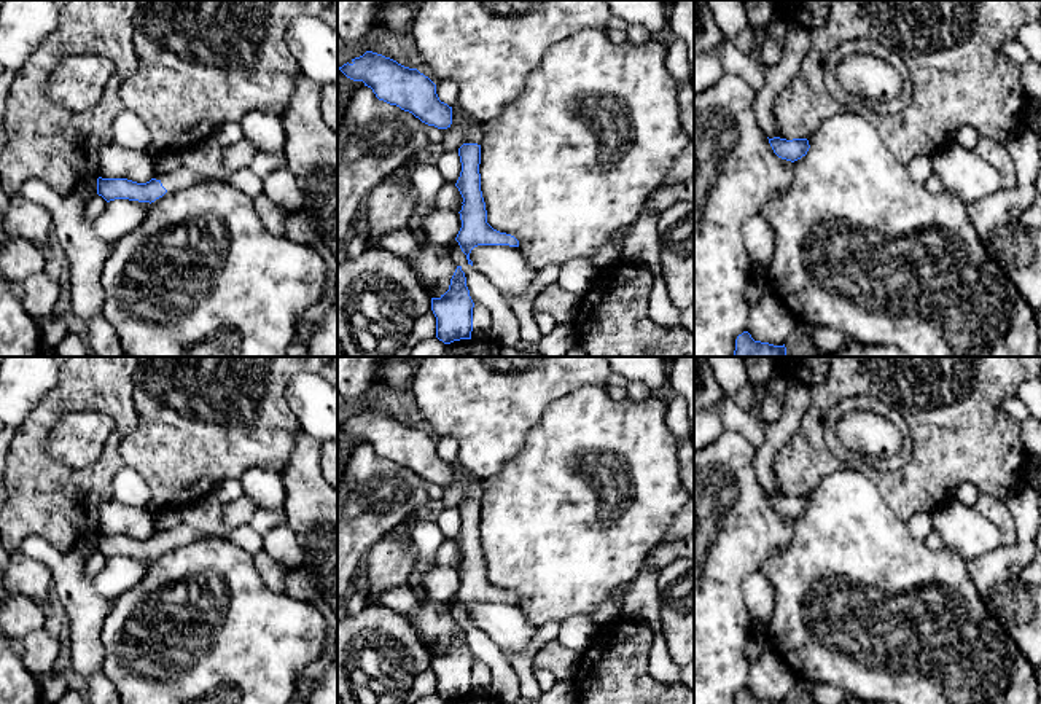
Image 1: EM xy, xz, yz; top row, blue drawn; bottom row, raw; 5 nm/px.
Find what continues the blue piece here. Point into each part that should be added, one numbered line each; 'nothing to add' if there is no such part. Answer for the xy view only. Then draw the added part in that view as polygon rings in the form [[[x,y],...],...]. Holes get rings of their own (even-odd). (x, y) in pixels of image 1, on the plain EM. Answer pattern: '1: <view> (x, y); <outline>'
1: xy (182, 534); [[[185,522],[161,535],[161,540],[167,546],[167,550],[174,550],[201,538],[205,538],[205,535]]]

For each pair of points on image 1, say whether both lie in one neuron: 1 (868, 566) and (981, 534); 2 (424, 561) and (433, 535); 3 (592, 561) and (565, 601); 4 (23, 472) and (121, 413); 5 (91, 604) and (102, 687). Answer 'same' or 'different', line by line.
1: different
2: same
3: same
4: same
5: different

